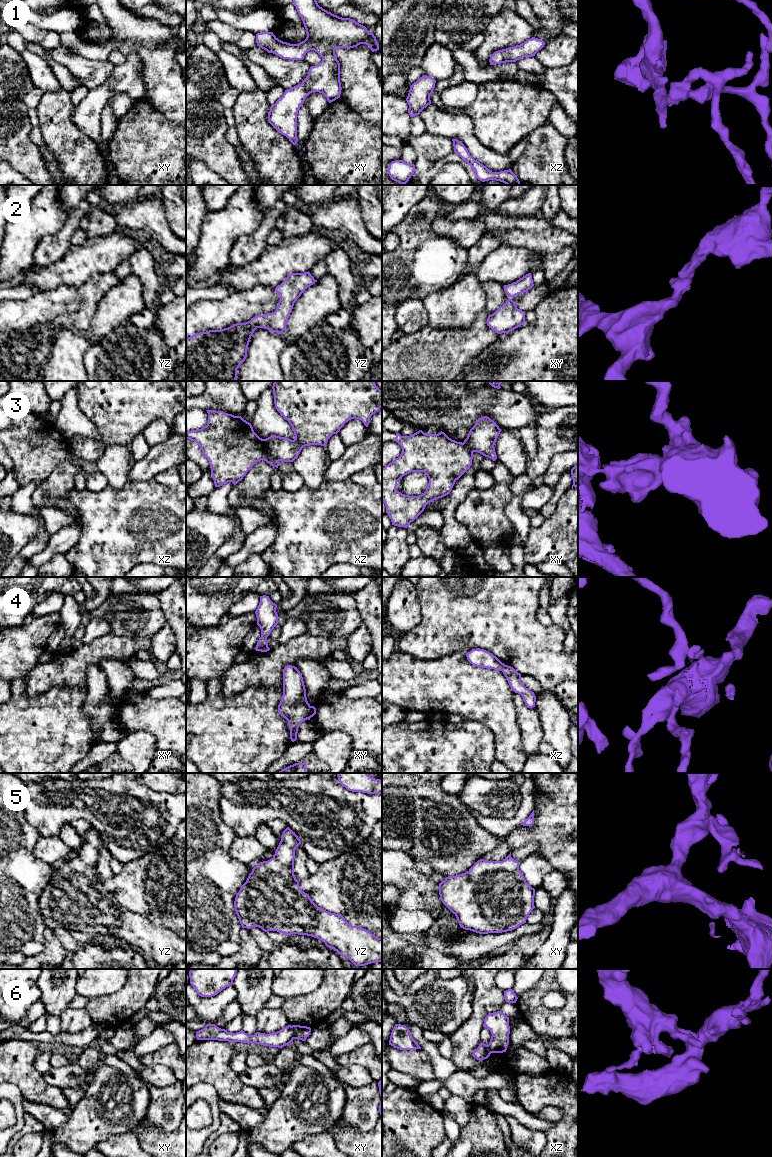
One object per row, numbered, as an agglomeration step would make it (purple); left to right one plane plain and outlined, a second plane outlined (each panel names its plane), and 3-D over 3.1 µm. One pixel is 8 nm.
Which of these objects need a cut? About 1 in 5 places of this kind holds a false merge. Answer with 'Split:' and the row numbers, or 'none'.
Split: 3, 4, 6

